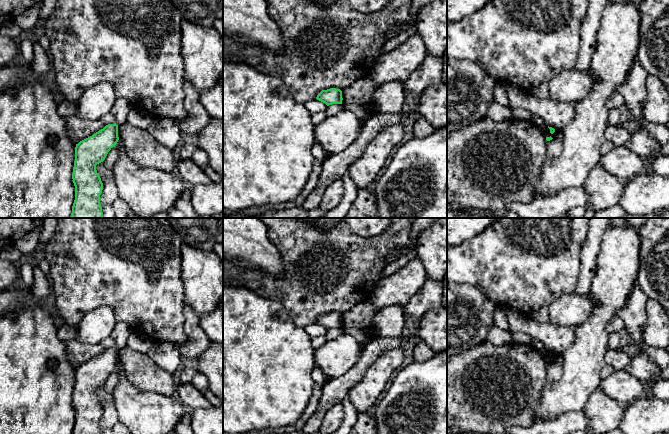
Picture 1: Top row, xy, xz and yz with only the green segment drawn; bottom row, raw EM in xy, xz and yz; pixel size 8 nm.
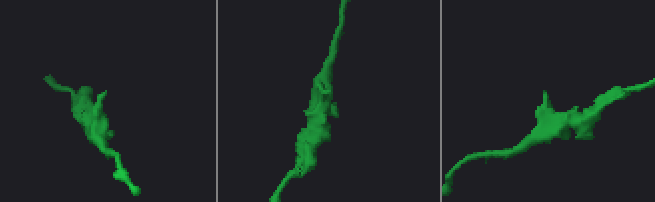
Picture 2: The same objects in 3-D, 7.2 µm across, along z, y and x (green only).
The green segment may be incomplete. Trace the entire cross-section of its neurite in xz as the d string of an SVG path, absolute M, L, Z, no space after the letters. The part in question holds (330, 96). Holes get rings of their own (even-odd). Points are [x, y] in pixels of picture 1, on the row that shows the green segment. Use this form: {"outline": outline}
{"outline": "M336 88L322 90L317 95L316 99L325 103L327 106L332 104L342 104L342 91Z"}

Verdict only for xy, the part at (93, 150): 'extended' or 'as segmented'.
as segmented

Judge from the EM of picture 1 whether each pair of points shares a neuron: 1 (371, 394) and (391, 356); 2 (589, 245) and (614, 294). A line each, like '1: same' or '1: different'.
1: same
2: different

